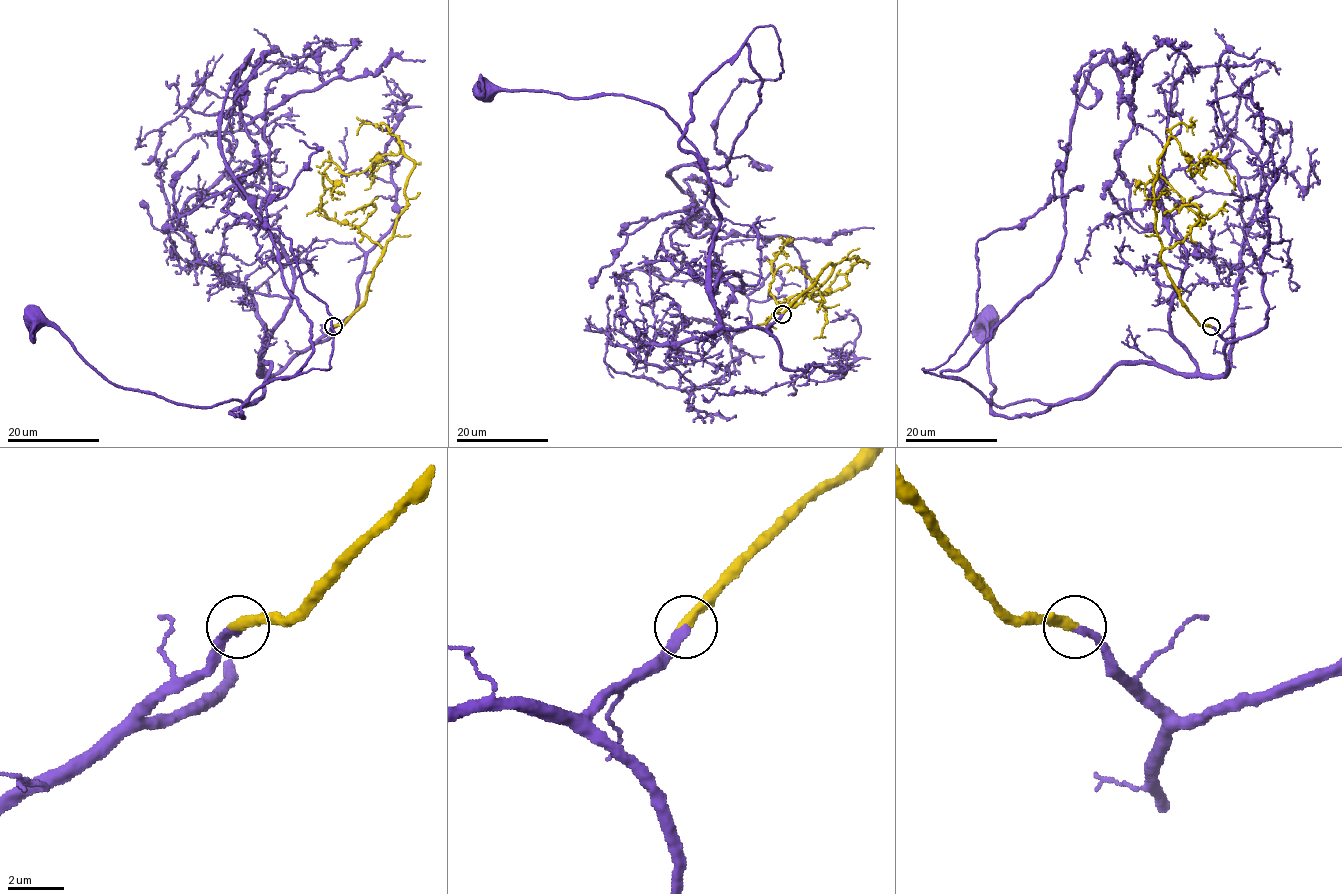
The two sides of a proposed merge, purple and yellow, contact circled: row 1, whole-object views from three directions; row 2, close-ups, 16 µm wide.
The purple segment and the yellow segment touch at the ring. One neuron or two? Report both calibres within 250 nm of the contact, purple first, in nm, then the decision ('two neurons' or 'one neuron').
360/400 nm | one neuron

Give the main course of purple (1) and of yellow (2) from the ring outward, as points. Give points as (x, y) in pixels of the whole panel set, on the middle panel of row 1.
1: (782, 314), (766, 328), (727, 329), (717, 319), (714, 192), (702, 157), (662, 109), (623, 95), (484, 91)
2: (782, 314), (829, 263), (853, 256), (863, 261), (847, 275), (847, 285), (795, 294), (779, 305), (779, 313)

